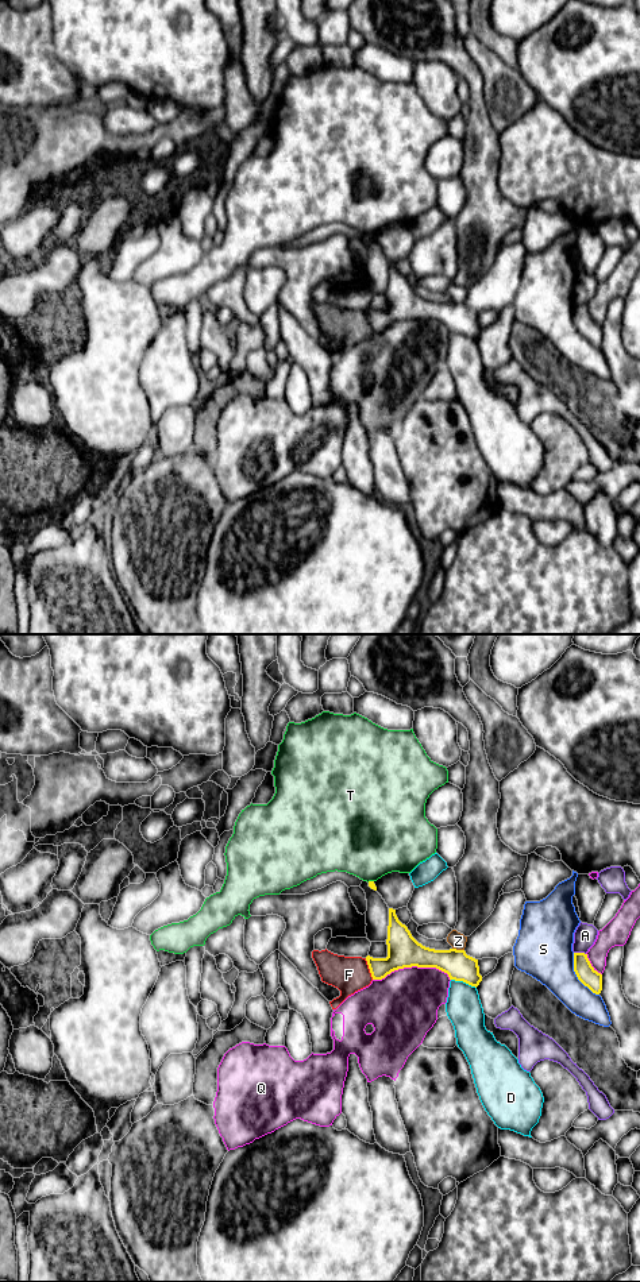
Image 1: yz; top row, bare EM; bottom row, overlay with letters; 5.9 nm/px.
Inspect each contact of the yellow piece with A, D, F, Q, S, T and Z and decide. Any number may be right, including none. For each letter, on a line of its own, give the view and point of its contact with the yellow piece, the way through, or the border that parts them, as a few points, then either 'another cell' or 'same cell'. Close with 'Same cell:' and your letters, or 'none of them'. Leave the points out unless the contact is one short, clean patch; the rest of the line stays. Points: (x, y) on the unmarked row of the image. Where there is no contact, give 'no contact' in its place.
A: meets yellow in yz at (579, 305); another cell
D: meets yellow in yz at (463, 333); another cell
F: meets yellow in yz at (369, 320); border along yz (365, 311), (373, 331); another cell
Q: meets yellow in yz at (411, 319); another cell
S: meets yellow in yz at (577, 328); another cell
T: meets yellow in yz at (370, 234); another cell
Z: meets yellow in yz at (458, 302); another cell
Same cell: none of them

